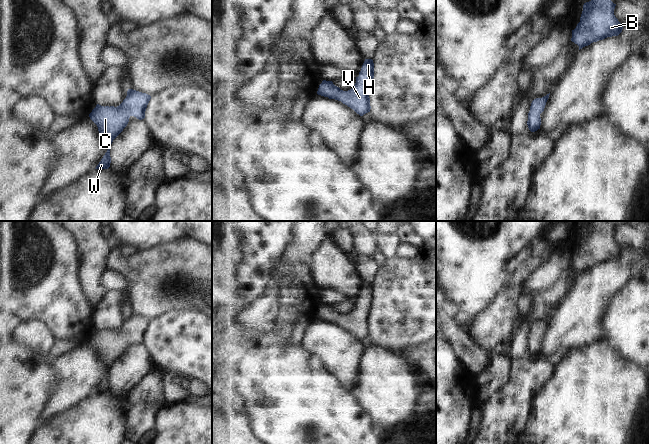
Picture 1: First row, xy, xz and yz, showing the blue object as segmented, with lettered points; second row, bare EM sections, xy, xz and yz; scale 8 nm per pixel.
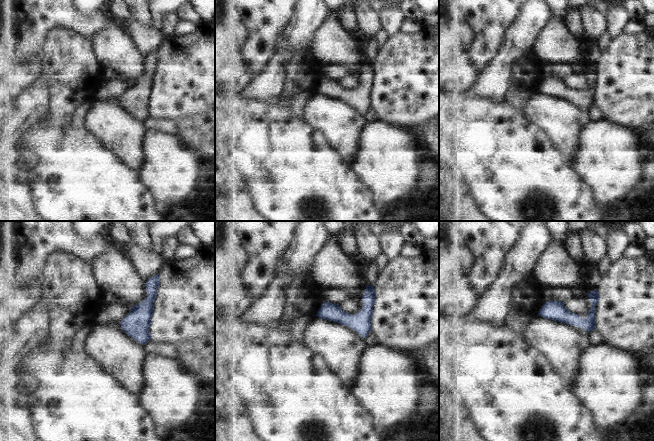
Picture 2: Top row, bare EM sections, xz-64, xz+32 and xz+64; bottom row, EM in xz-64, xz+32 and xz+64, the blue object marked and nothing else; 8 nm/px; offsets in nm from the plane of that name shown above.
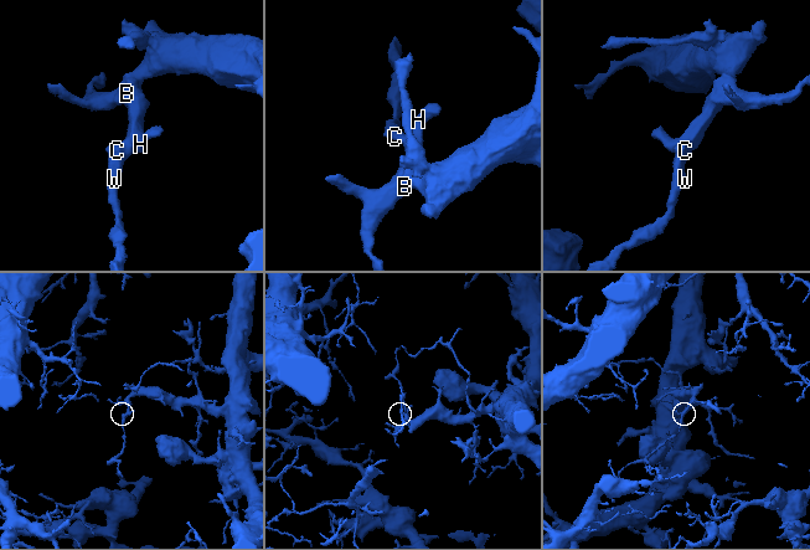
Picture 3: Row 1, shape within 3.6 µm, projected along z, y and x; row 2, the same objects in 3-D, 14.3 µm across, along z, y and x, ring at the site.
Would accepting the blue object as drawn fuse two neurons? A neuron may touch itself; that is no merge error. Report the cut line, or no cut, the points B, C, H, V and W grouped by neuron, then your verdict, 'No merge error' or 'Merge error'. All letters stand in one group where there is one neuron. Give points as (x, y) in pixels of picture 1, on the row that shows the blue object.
No split. Groups: B C H V W. No merge error.

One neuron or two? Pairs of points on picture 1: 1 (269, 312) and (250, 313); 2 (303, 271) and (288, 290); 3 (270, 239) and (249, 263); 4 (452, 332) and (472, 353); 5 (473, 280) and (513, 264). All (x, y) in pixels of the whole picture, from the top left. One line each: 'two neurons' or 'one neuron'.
1: one neuron
2: one neuron
3: one neuron
4: one neuron
5: two neurons

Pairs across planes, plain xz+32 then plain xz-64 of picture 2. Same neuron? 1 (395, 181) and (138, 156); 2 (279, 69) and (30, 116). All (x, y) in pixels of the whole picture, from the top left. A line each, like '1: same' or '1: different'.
1: different
2: same

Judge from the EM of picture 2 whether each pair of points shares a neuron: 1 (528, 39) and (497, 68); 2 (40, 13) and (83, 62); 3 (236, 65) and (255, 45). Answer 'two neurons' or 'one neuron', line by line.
1: one neuron
2: two neurons
3: two neurons

